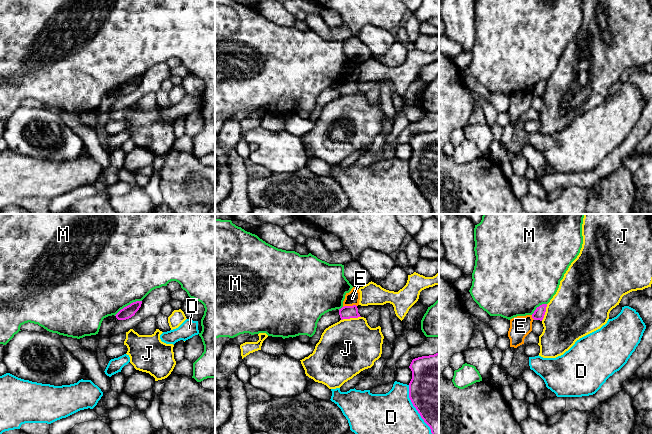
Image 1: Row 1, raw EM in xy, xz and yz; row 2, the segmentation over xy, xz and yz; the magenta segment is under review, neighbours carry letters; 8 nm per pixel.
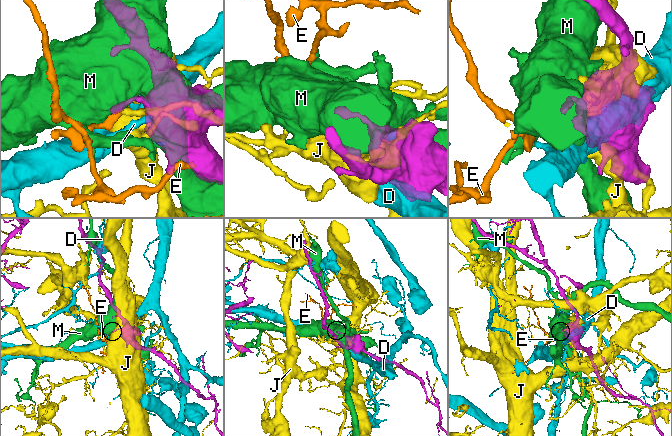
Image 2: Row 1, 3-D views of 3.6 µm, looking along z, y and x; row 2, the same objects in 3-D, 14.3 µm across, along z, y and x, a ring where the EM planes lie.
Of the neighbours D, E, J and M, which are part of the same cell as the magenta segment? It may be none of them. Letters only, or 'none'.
none

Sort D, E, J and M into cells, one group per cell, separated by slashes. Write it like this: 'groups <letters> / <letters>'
groups D / E / J / M

